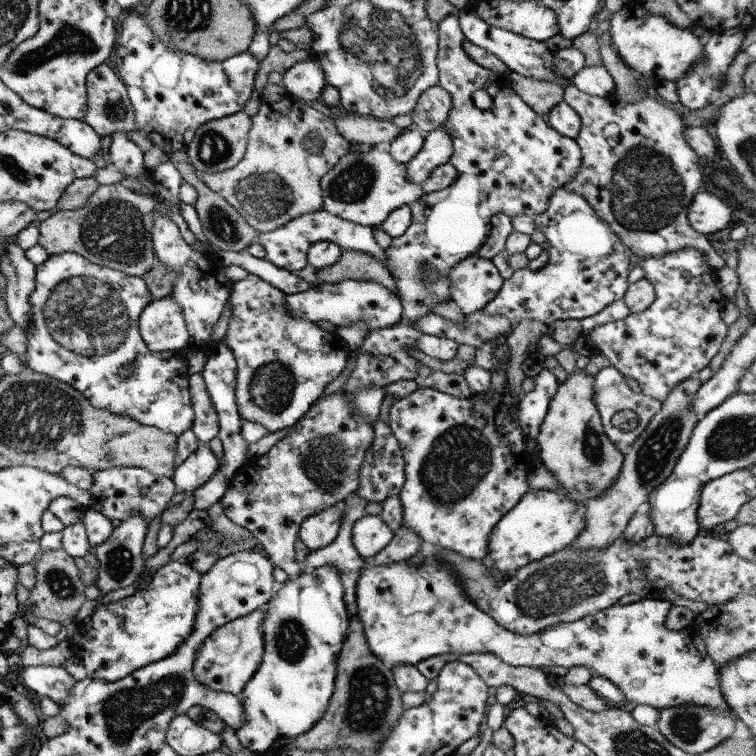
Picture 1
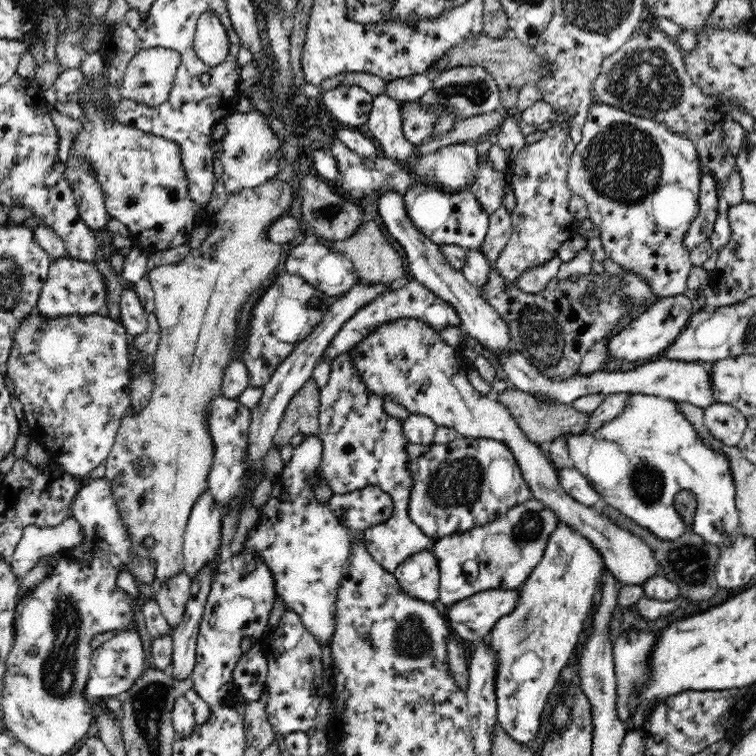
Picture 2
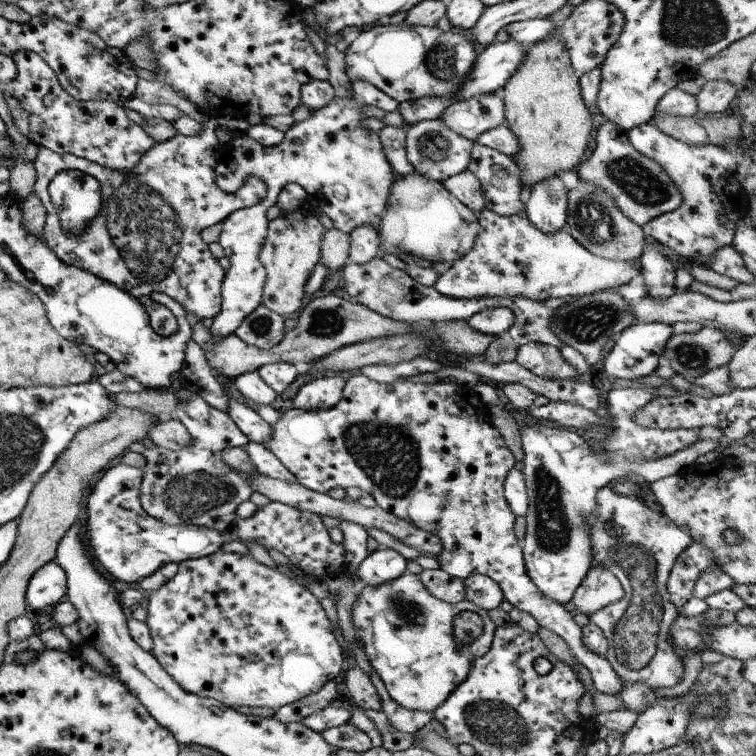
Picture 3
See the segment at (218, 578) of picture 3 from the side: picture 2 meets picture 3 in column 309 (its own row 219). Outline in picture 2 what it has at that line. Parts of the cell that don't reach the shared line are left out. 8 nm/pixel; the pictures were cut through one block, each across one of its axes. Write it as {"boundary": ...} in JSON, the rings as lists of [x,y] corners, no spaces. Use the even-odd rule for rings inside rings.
{"boundary":[[[597,100],[590,107],[582,128],[582,142],[575,146],[568,185],[572,194],[583,196],[589,216],[601,230],[600,240],[605,256],[630,271],[642,273],[654,288],[656,299],[683,294],[689,289],[688,276],[693,262],[689,251],[682,246],[682,237],[698,212],[701,168],[696,145],[687,138],[674,134],[651,118],[634,116]]]}

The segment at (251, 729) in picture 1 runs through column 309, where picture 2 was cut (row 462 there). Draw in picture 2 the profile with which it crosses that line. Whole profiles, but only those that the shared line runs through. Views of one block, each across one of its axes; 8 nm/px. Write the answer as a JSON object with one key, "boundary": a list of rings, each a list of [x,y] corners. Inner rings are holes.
{"boundary":[[[630,393],[630,402],[628,402],[628,406],[626,406],[626,414],[624,414],[624,418],[622,418],[622,420],[618,418],[618,420],[612,422],[612,424],[616,426],[616,430],[618,430],[620,424],[624,426],[624,438],[626,438],[626,444],[622,444],[622,442],[612,442],[612,440],[606,438],[606,436],[598,436],[600,432],[594,432],[592,434],[578,433],[576,435],[566,433],[562,437],[567,446],[567,451],[571,460],[570,465],[574,466],[576,470],[579,470],[588,479],[590,486],[592,486],[592,488],[597,492],[601,501],[610,505],[612,508],[619,510],[624,516],[631,518],[636,524],[638,524],[638,526],[649,530],[660,540],[678,540],[678,538],[684,536],[684,532],[686,532],[686,524],[674,508],[674,498],[676,498],[678,492],[682,492],[682,490],[690,490],[690,492],[694,493],[697,500],[697,509],[692,522],[692,530],[694,530],[694,532],[700,536],[704,542],[713,544],[719,549],[728,548],[728,546],[732,546],[734,540],[741,535],[739,514],[735,507],[735,484],[728,459],[721,454],[721,452],[714,452],[711,448],[708,448],[707,444],[705,444],[703,440],[700,440],[698,433],[694,431],[692,425],[684,419],[684,416],[682,416],[682,412],[677,411],[677,406],[675,404],[676,402],[673,400],[666,400],[665,398],[658,398],[657,396],[644,396],[643,394]]]}

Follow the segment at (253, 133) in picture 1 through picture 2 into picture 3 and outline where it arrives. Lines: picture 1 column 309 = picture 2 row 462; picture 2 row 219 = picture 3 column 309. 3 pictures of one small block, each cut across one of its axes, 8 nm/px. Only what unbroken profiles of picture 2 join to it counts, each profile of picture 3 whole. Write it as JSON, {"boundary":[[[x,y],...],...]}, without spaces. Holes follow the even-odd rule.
{"boundary":[[[288,213],[287,216],[280,214],[268,222],[266,236],[257,254],[257,260],[265,269],[261,305],[284,318],[296,315],[303,298],[303,286],[320,259],[320,242],[324,231],[314,214],[302,215],[301,220],[291,218]]]}

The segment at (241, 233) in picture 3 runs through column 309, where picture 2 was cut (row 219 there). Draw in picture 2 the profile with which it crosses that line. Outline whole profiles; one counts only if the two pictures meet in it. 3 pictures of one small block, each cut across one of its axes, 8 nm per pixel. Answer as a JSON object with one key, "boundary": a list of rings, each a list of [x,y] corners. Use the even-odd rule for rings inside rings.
{"boundary":[[[162,47],[145,48],[130,59],[122,84],[115,87],[109,78],[104,78],[100,52],[88,53],[82,62],[83,79],[88,85],[100,81],[103,98],[110,103],[98,104],[98,101],[88,99],[81,105],[84,113],[80,117],[82,127],[71,141],[69,156],[91,170],[91,175],[100,183],[109,216],[125,224],[132,236],[140,237],[140,246],[145,250],[150,246],[154,250],[176,249],[188,244],[192,230],[199,223],[201,208],[188,189],[180,144],[118,121],[112,108],[120,100],[133,100],[150,108],[160,106],[172,94],[178,66],[180,55],[176,51]]]}

